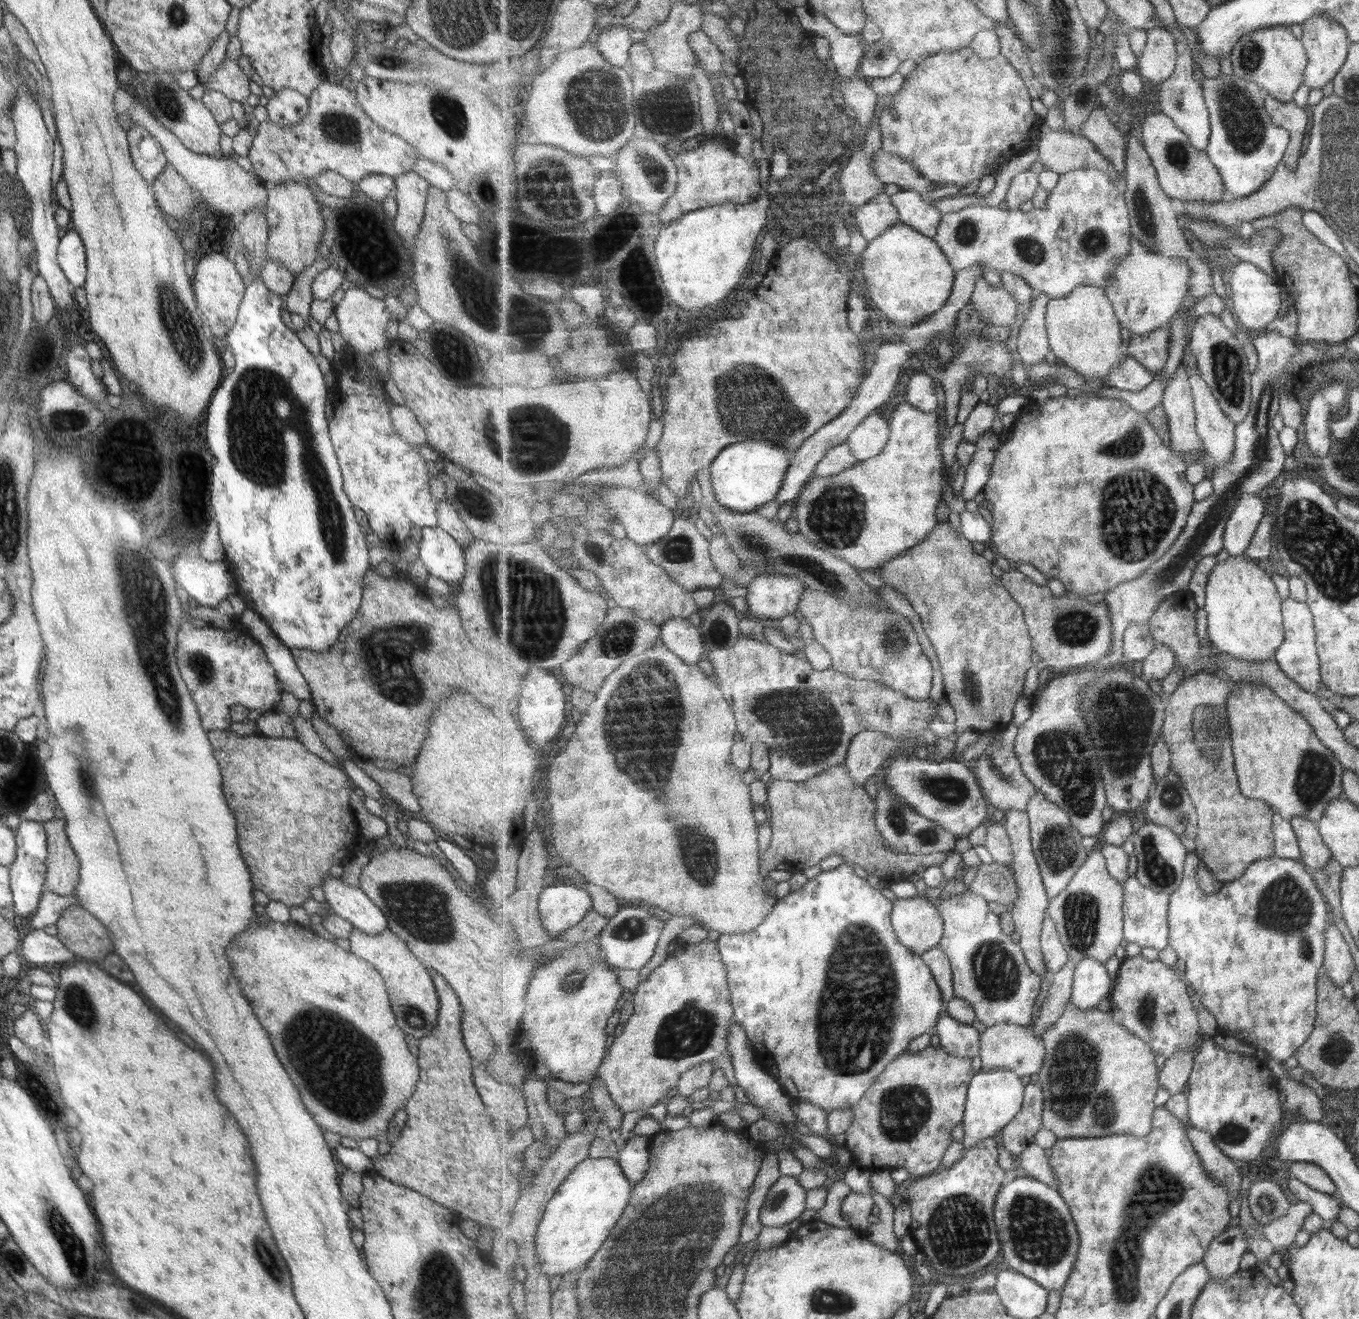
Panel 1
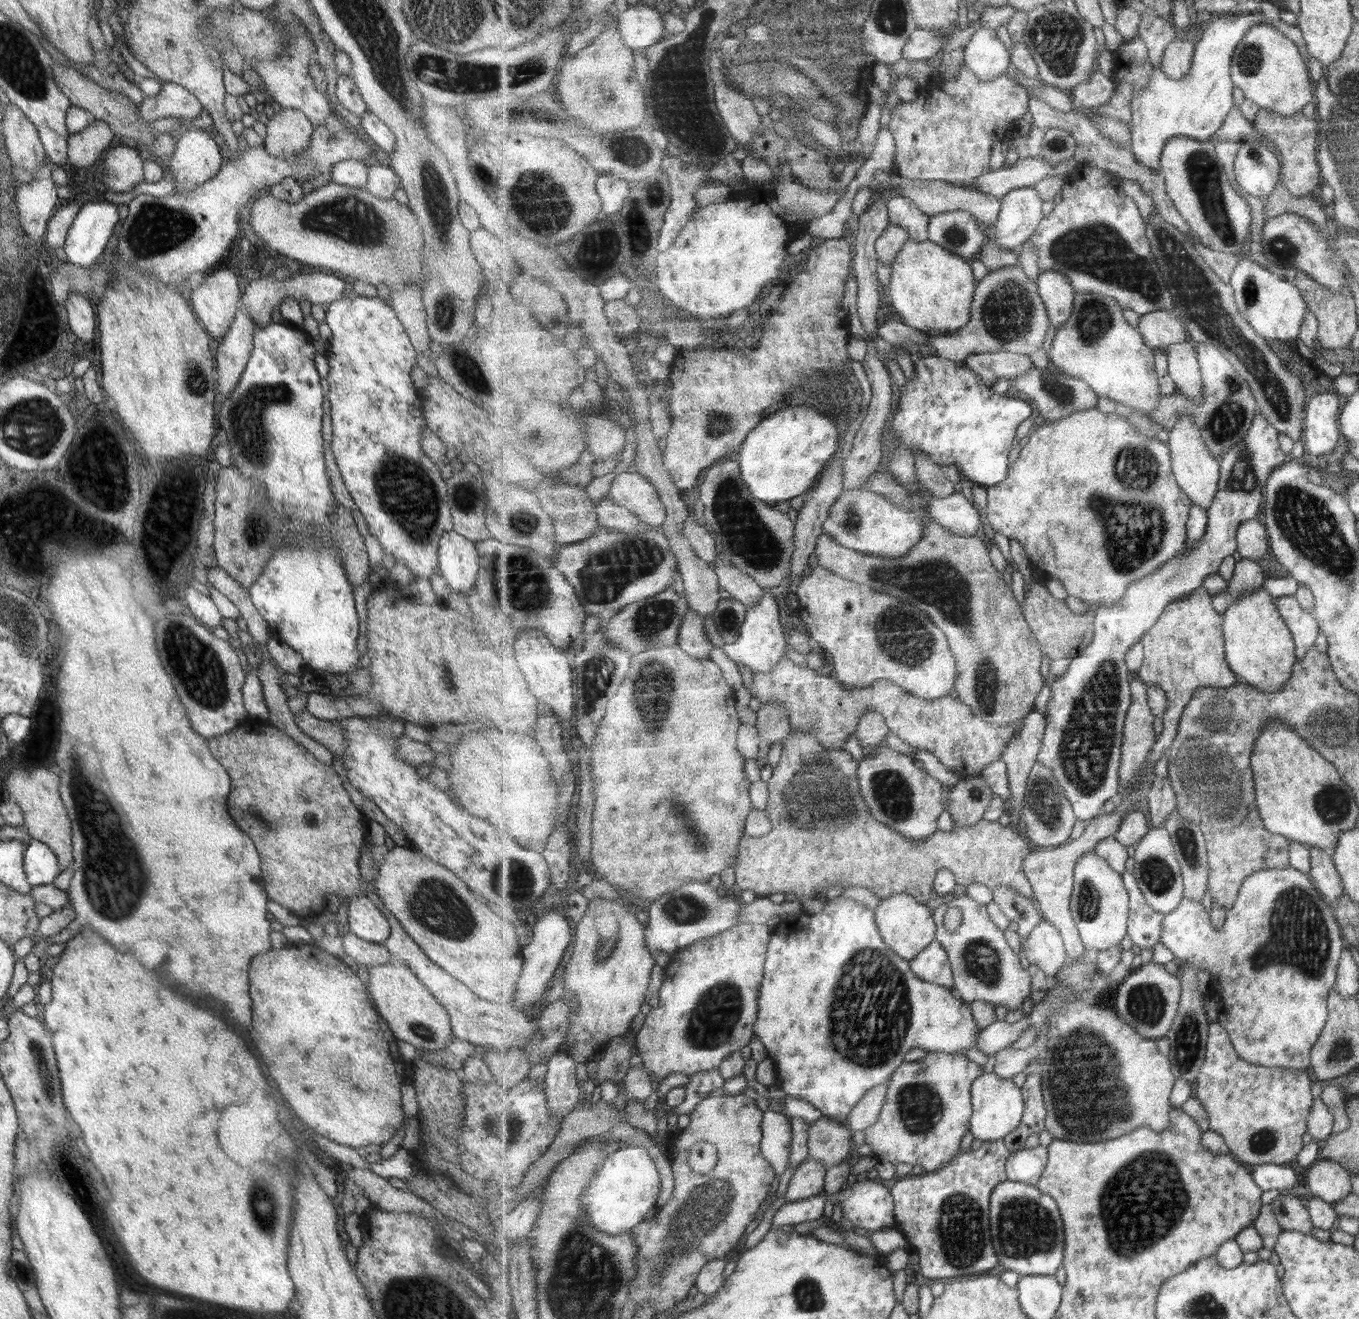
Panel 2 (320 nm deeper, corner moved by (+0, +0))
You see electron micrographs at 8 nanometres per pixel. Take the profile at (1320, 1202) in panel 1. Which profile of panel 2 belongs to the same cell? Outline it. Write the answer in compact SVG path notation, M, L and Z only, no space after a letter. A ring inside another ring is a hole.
M1254 1165L1252 1173L1255 1183L1264 1191L1289 1191L1297 1183L1297 1175L1286 1165Z

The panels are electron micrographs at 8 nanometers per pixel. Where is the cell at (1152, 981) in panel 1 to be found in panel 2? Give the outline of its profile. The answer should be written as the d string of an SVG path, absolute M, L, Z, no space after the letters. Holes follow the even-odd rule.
M1143 962L1121 981L1114 1010L1129 1026L1141 1032L1141 1036L1158 1040L1168 1036L1180 1010L1181 997L1181 982L1177 974L1169 974L1162 964Z

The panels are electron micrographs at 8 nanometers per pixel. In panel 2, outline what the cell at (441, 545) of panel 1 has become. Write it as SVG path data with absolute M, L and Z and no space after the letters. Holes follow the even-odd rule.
M452 530L440 536L437 573L452 593L467 593L477 577L478 554L474 542Z

